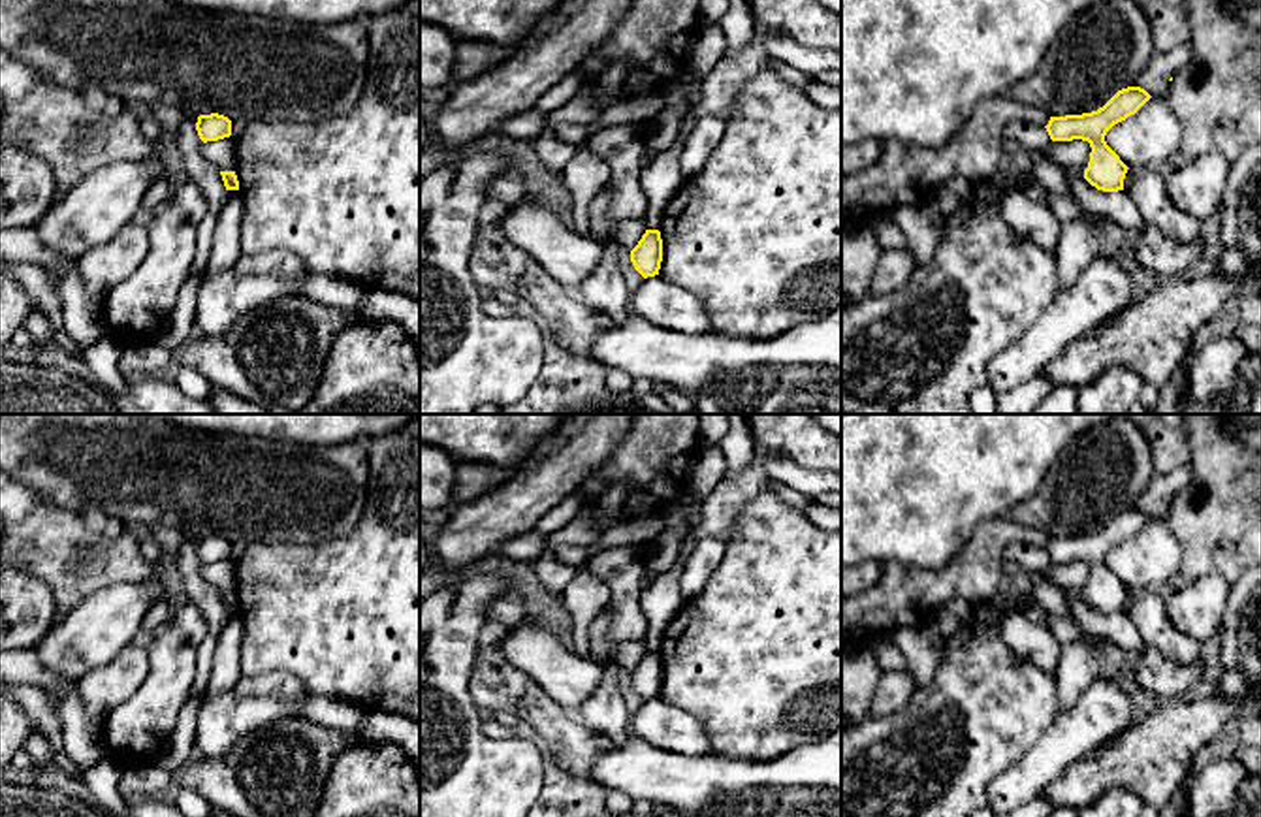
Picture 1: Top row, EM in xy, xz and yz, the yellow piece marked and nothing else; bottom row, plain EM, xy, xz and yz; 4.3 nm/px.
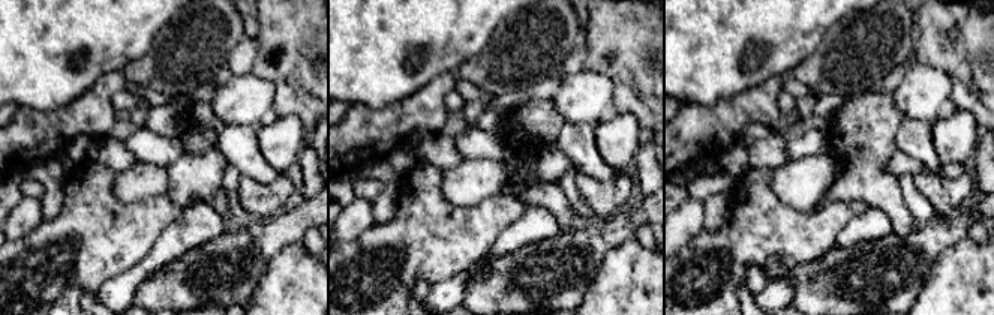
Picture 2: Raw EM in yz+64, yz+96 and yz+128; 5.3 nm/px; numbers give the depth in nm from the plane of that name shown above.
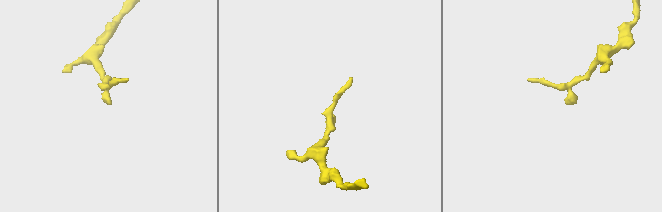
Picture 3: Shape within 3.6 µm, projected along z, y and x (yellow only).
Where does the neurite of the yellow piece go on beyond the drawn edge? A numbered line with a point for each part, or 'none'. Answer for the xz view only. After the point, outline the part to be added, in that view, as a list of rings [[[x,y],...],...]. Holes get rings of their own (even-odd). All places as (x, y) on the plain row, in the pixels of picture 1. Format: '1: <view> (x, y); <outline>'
none

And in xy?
none

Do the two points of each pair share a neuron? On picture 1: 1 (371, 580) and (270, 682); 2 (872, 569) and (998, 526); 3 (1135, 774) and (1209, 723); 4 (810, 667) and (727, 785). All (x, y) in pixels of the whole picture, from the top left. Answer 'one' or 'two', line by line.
1: two
2: two
3: one
4: two

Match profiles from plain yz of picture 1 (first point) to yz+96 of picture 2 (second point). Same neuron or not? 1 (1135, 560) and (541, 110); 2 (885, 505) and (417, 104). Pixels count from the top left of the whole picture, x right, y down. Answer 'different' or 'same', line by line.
1: different
2: different

